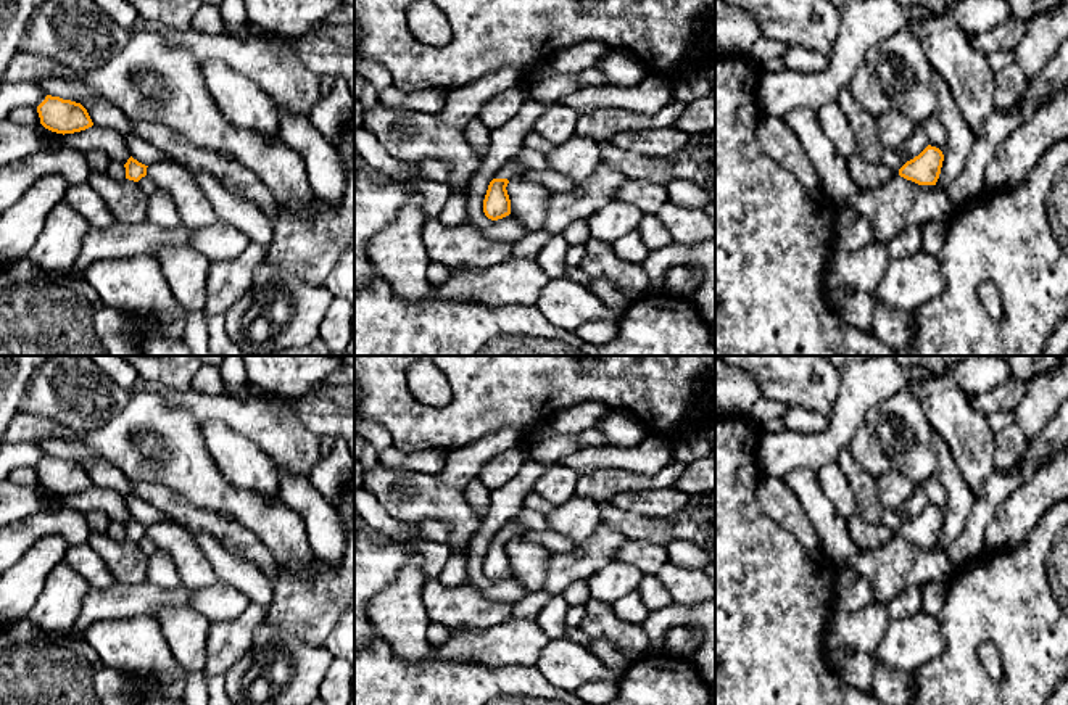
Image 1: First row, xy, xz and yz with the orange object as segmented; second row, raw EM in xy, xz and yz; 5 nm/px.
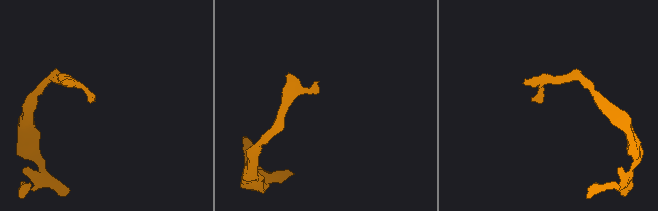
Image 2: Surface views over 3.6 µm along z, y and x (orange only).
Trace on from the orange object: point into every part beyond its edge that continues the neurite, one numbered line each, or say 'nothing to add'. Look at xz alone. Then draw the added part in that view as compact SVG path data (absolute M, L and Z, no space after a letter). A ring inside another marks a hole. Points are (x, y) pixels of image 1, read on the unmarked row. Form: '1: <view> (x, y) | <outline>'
1: xz (511, 531) | M509 522L507 525L504 525L495 536L493 539L507 539L511 541L519 541L519 536L525 531L527 528L515 523L515 522Z

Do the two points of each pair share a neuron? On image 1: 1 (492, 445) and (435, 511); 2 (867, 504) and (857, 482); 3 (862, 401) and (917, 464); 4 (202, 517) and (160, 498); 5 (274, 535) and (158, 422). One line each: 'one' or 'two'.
1: one
2: one
3: two
4: one
5: one

